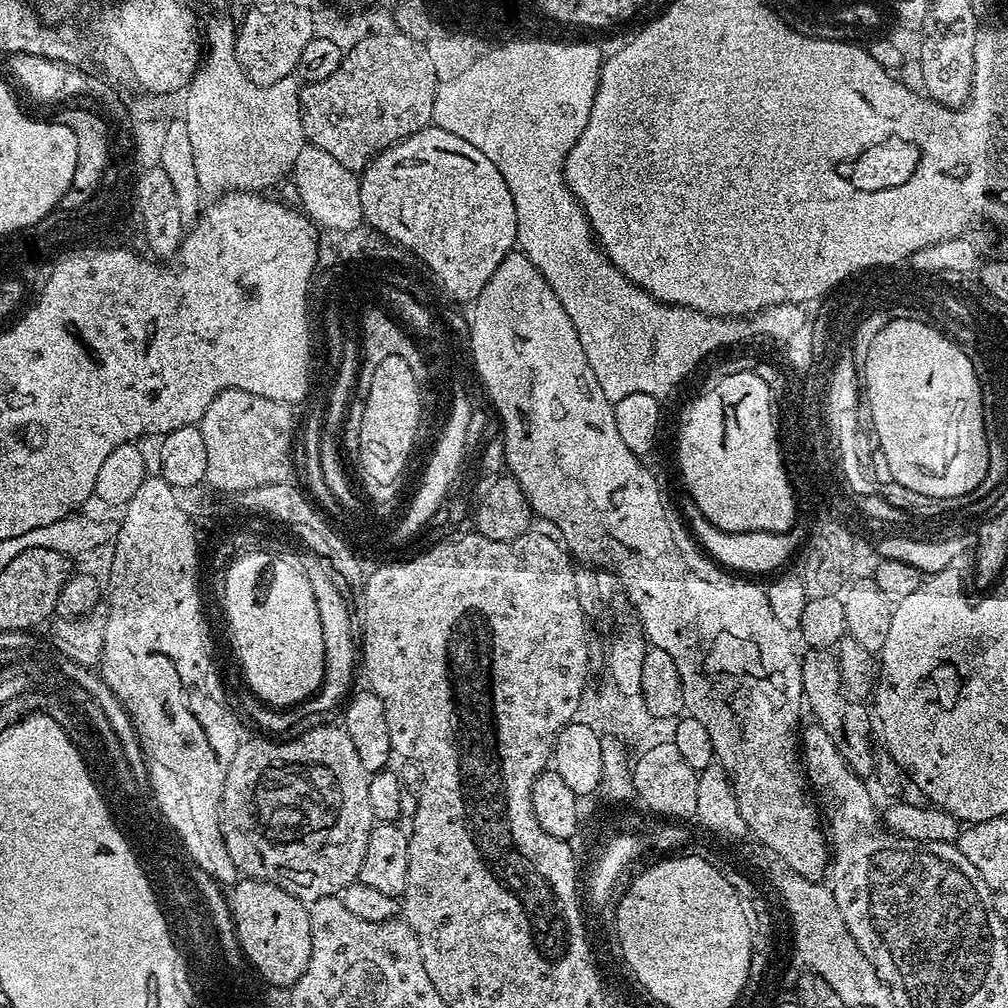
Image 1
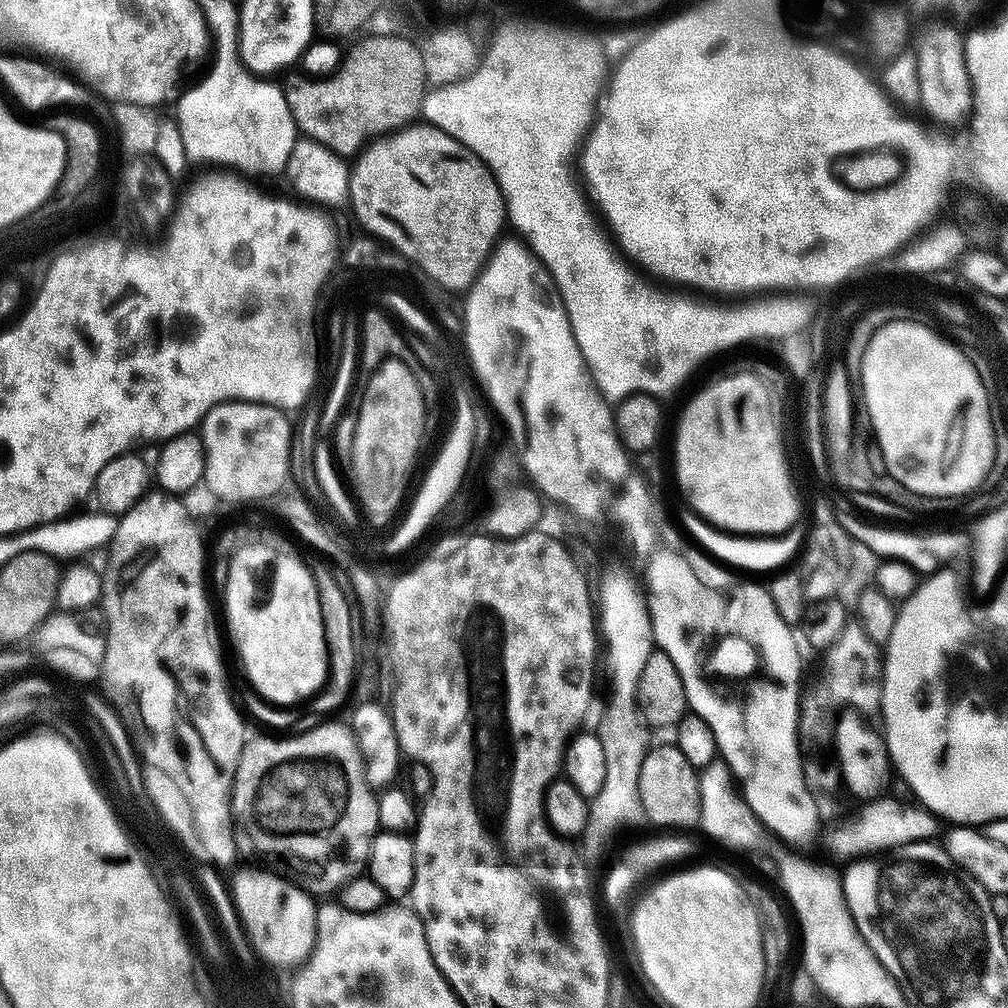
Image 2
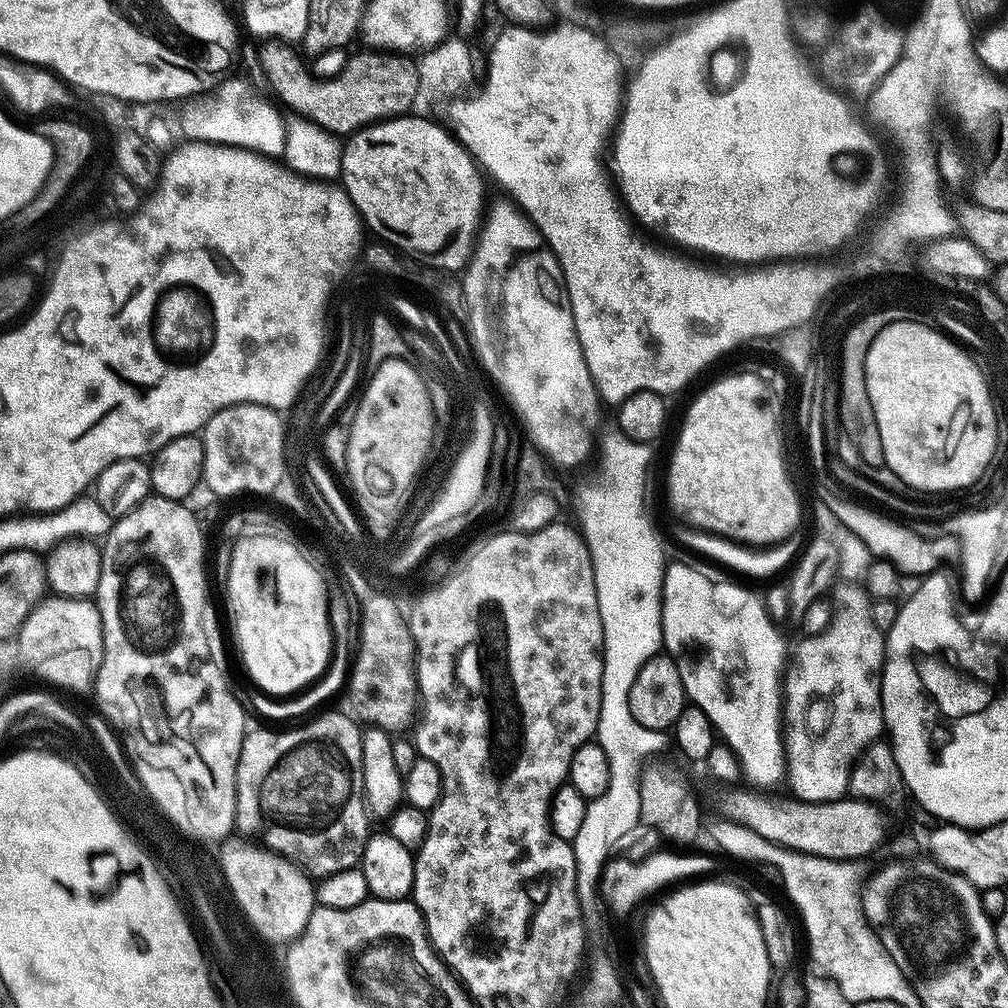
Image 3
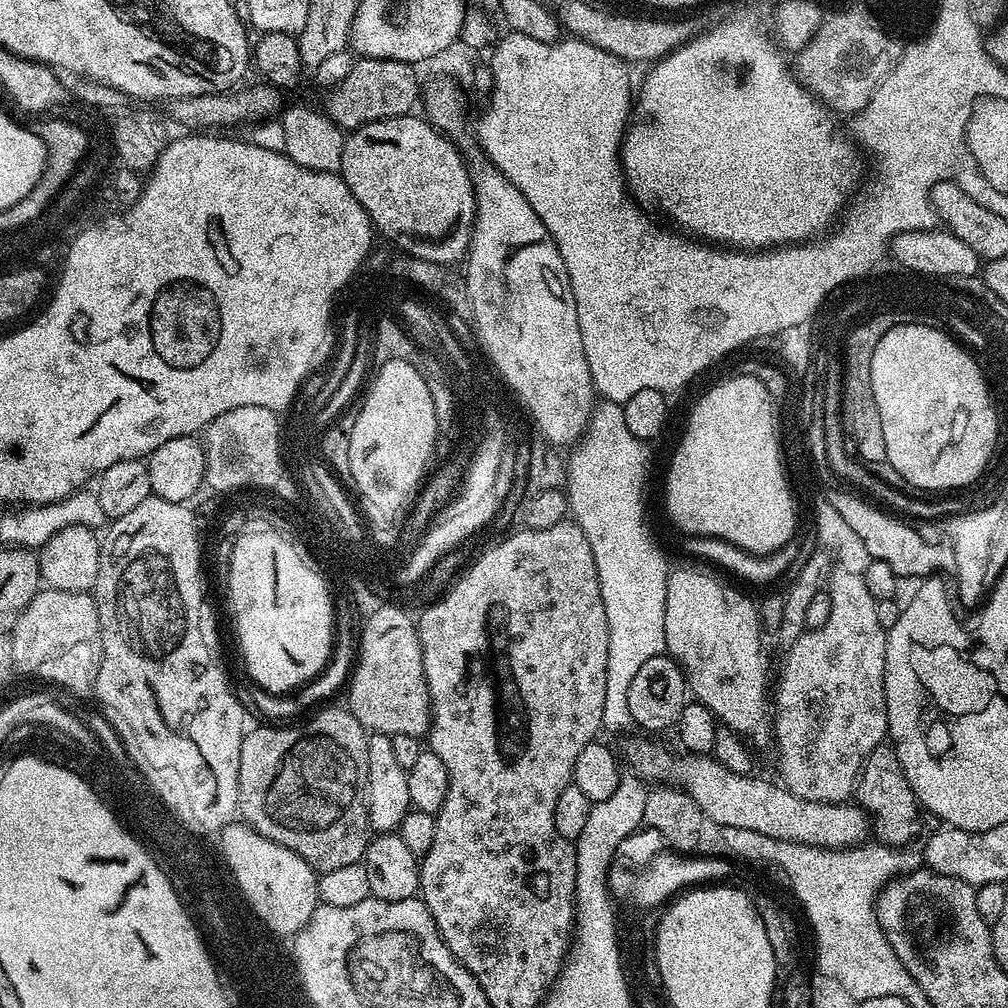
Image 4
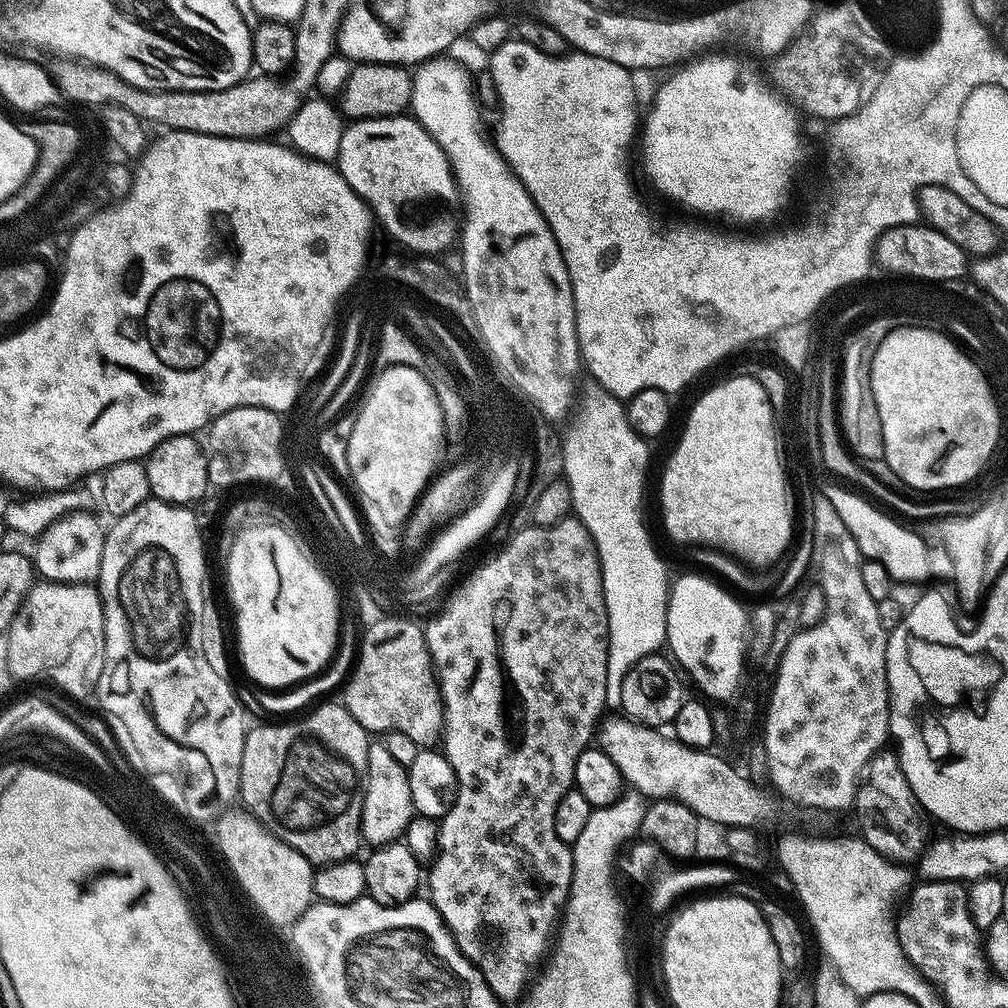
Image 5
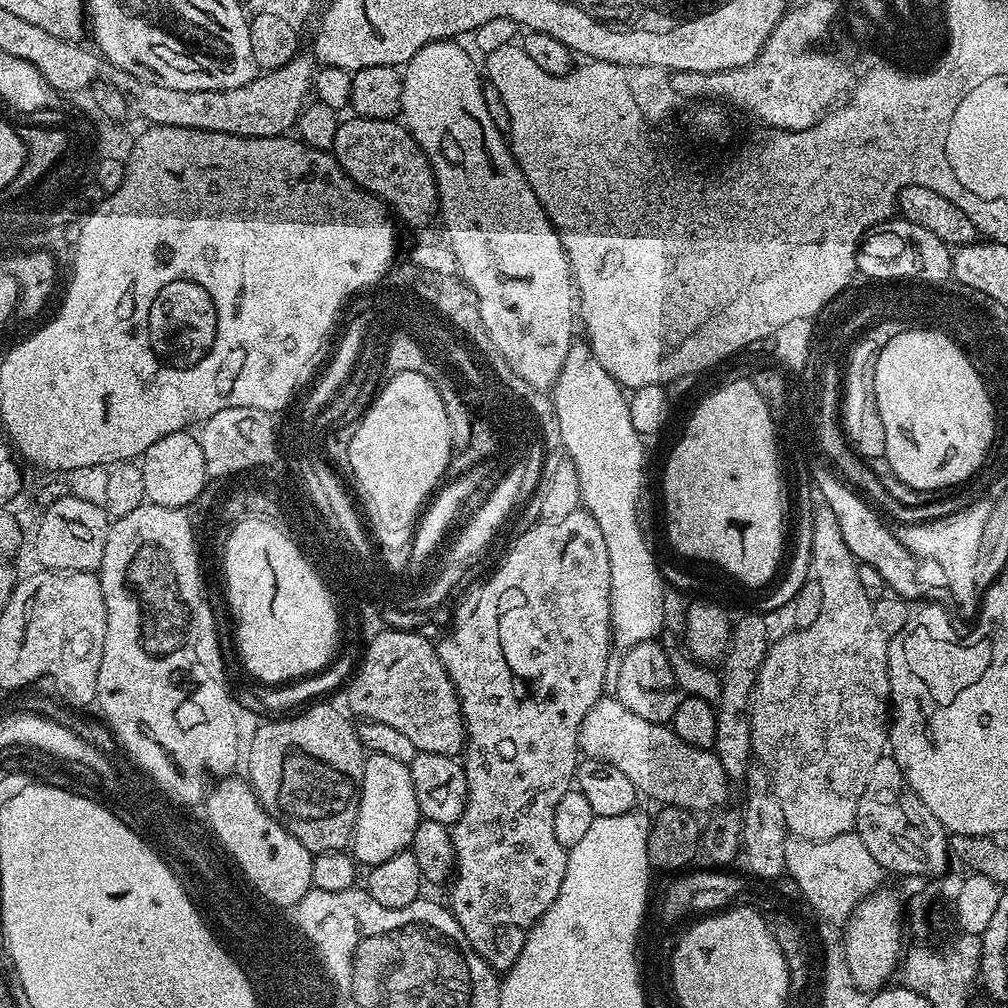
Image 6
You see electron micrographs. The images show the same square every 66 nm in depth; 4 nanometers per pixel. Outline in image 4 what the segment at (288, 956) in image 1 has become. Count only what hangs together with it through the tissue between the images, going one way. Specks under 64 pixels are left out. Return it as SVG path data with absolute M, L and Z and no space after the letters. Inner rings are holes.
M230 822L226 830L226 850L228 857L234 858L236 875L241 875L243 882L250 890L252 900L258 902L260 913L255 916L257 921L272 924L274 931L279 930L284 936L292 936L299 928L303 928L318 907L316 895L317 873L294 850L258 834L249 824L243 822Z

